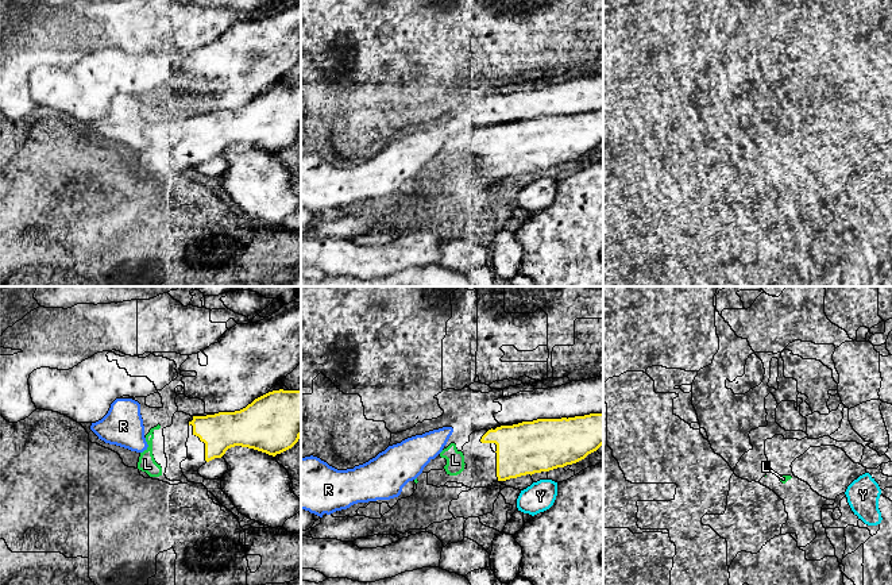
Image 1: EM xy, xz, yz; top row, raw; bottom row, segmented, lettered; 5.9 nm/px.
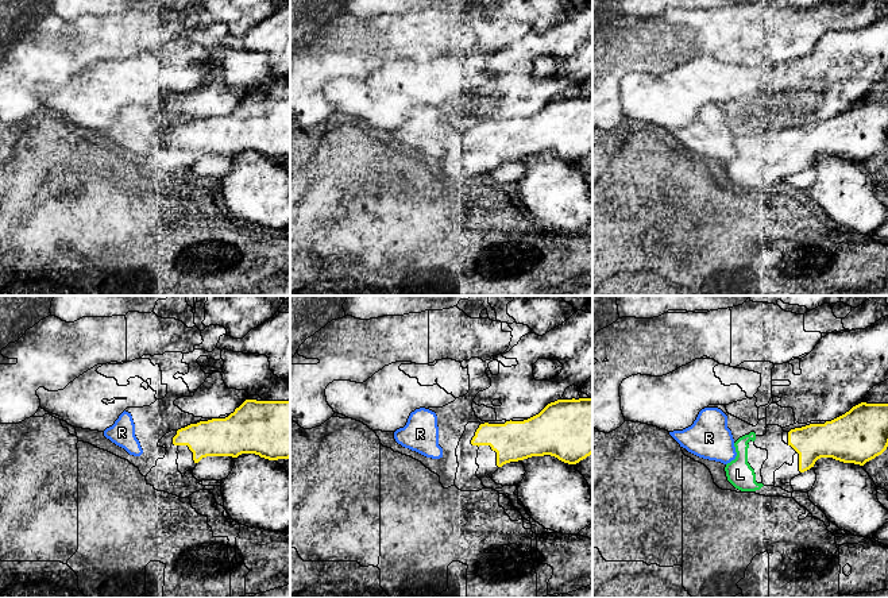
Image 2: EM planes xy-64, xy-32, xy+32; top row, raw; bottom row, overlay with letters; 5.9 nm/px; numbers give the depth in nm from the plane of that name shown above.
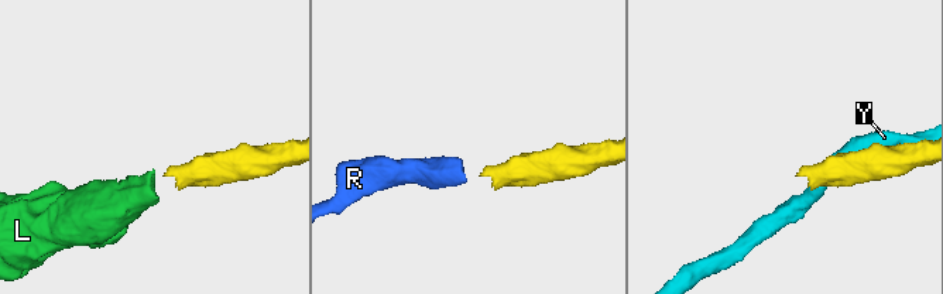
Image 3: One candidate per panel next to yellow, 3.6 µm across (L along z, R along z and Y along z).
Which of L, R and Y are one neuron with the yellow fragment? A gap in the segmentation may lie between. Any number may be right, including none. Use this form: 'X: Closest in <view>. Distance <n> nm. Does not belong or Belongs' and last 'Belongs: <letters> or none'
L: Closest in xz. Distance 130 nm. Belongs
R: Closest in xz. Distance 170 nm. Does not belong
Y: Closest in xz. Distance 50 nm. Does not belong
Belongs: L

